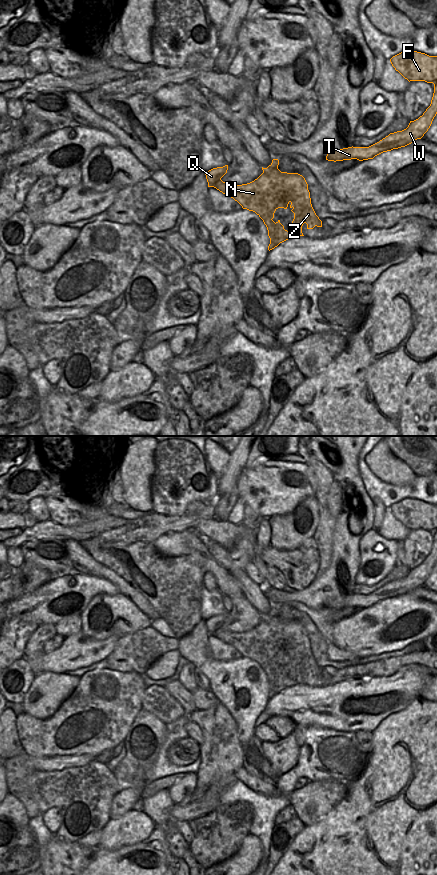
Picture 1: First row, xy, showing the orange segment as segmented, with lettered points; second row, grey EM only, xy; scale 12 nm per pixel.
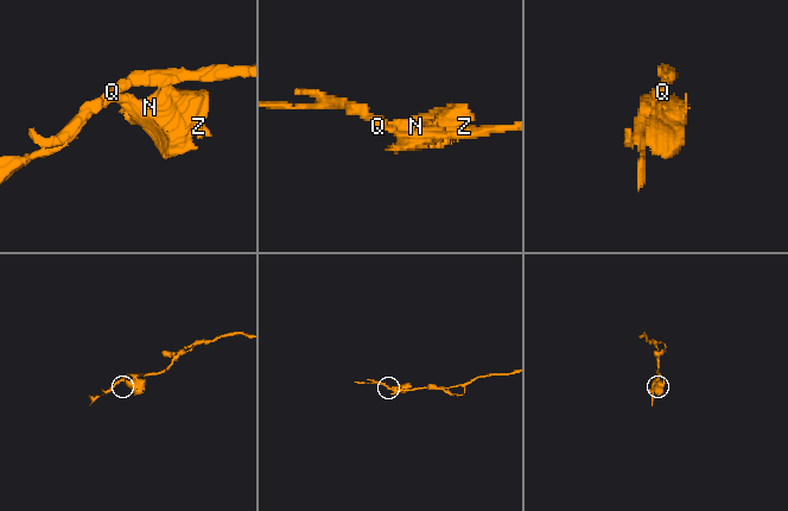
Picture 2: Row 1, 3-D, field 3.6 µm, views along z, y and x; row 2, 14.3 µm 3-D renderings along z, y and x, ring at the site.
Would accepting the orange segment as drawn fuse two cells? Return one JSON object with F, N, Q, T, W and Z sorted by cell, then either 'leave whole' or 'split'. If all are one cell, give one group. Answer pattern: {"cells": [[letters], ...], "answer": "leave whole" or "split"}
{"cells": [["F", "Q", "T", "W"], ["N", "Z"]], "answer": "split"}

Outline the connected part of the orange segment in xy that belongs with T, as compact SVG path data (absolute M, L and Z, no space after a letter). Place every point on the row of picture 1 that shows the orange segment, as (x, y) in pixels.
M403 51L390 59L392 66L405 79L410 81L425 81L434 84L434 93L430 106L422 116L410 121L402 131L390 133L379 142L369 147L348 147L335 149L326 156L328 161L343 161L357 159L359 161L373 159L375 156L411 144L421 139L430 128L437 114L437 56L429 56L417 51Z

